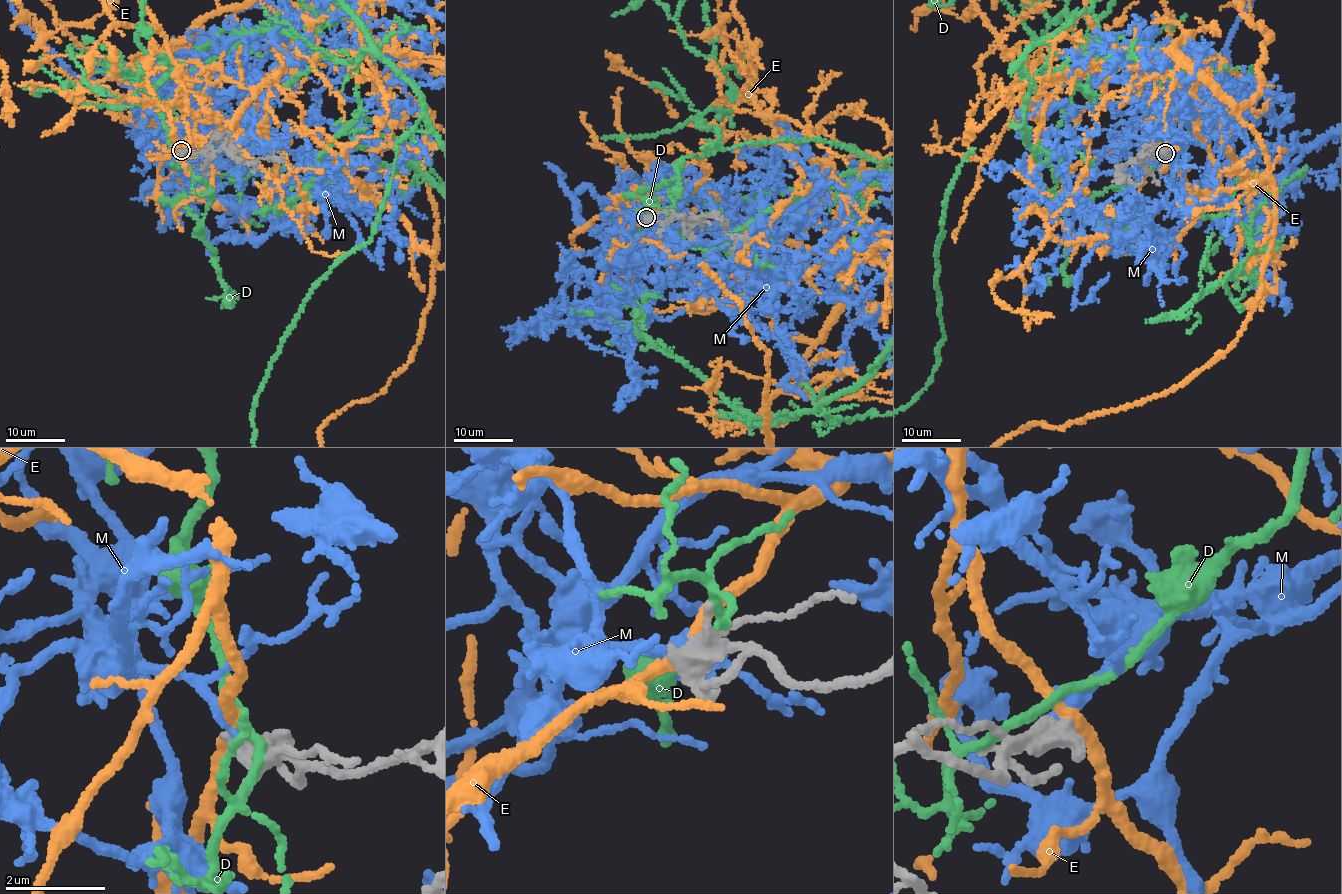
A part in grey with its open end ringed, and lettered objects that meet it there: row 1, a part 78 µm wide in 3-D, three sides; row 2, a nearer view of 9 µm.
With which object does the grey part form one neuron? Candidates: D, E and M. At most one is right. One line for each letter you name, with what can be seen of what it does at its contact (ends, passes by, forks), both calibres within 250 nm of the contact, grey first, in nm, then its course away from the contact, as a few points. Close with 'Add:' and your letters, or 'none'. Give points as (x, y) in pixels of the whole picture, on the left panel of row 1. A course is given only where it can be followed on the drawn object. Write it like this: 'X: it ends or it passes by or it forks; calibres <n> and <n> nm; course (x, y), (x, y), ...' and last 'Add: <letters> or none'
M: it ends; calibres 320 and 320 nm
Add: M

